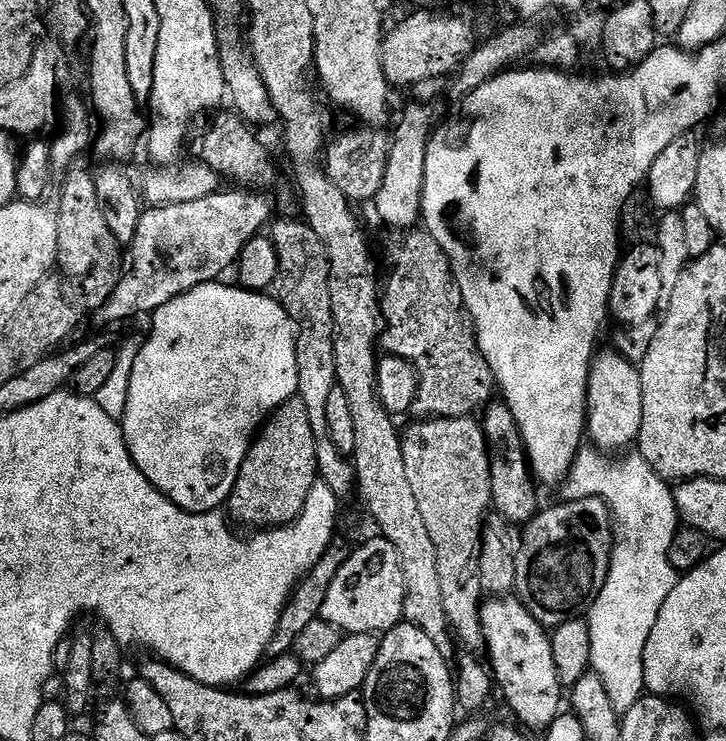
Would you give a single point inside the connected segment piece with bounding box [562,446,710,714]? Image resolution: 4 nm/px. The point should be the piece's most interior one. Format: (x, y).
(645, 554)

